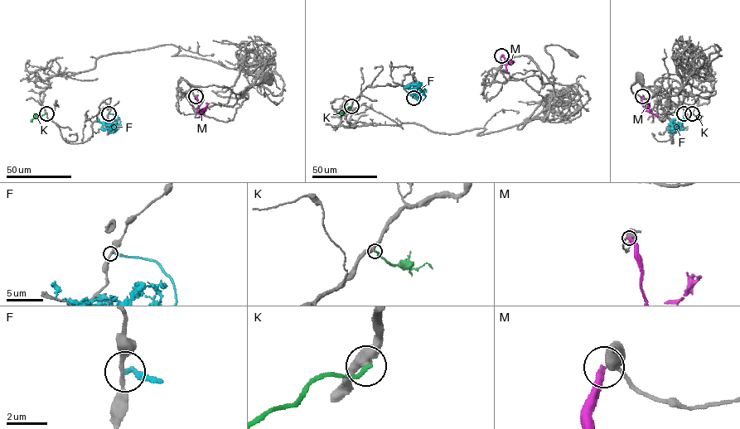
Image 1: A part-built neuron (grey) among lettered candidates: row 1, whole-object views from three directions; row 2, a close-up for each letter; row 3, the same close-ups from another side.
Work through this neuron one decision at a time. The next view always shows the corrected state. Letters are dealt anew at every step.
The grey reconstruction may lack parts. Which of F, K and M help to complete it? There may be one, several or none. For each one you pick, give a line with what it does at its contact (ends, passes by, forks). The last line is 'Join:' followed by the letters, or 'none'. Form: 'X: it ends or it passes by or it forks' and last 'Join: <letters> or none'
Join: none

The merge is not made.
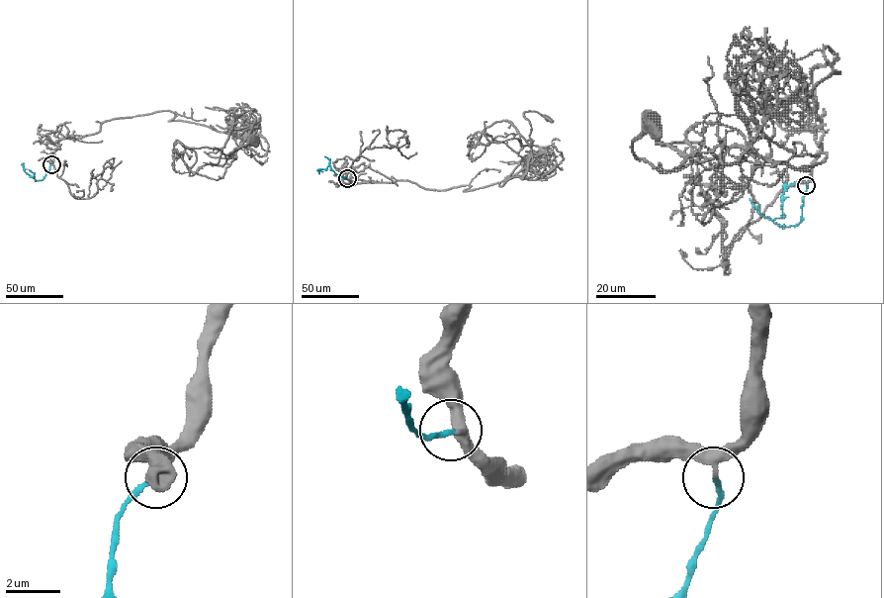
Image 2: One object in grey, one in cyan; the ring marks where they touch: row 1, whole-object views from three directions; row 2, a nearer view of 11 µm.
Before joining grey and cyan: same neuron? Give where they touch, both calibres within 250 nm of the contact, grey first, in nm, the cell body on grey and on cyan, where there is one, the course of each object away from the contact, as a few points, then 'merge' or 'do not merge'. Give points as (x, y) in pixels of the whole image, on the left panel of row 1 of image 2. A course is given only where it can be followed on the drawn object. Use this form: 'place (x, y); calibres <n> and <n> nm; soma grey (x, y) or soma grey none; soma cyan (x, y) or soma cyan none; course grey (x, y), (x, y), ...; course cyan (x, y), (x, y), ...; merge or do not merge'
place (51, 164); calibres 240 and 180 nm; soma grey (253, 140); soma cyan none; course grey (51, 164), (60, 140), (163, 111), (174, 114), (168, 121), (239, 128), (235, 159), (228, 154), (252, 140); course cyan (51, 164), (44, 177), (36, 180), (25, 170), (24, 163); merge

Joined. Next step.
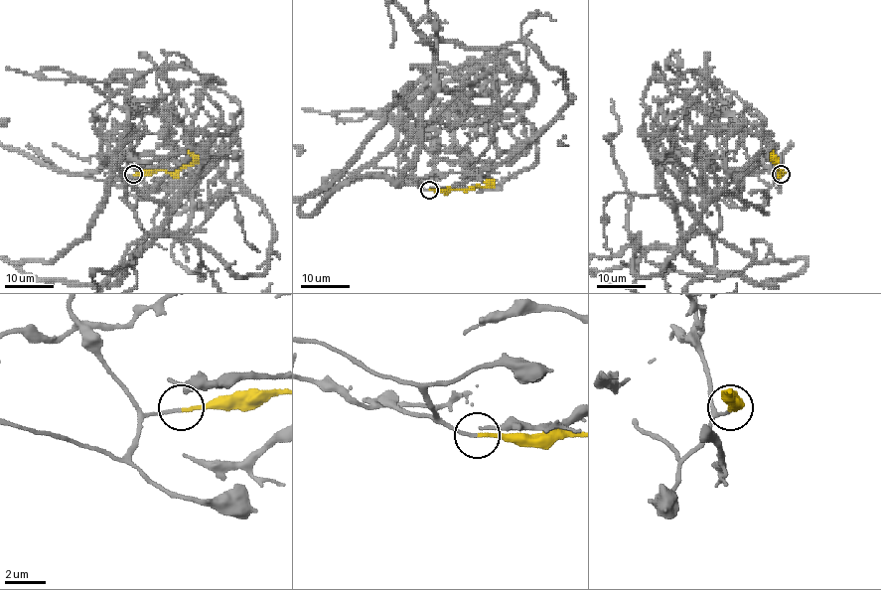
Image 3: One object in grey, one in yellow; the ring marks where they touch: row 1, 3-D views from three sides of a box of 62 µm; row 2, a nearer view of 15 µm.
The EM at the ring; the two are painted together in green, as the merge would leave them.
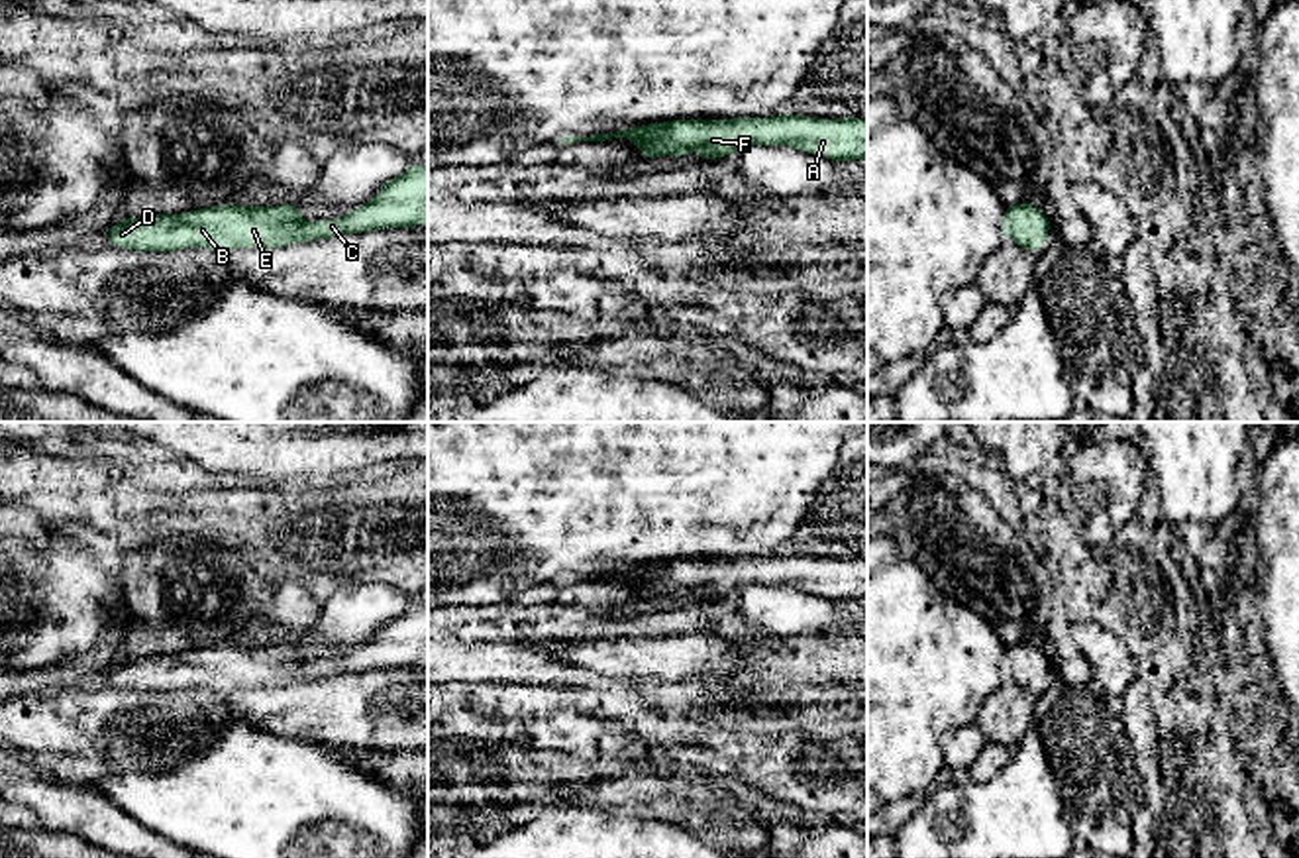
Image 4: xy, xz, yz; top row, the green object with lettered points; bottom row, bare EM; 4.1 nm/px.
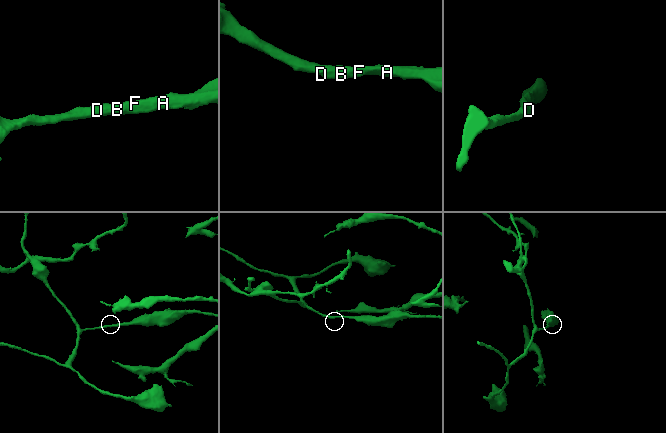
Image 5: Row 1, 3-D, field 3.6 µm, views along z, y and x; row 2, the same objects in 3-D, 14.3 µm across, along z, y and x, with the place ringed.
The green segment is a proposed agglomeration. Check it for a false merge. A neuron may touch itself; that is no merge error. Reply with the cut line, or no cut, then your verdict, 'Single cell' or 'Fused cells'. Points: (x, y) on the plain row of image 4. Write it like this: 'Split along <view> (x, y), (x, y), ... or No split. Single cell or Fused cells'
No split. Single cell

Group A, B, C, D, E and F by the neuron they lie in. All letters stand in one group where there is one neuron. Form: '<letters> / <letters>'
A B C D E F

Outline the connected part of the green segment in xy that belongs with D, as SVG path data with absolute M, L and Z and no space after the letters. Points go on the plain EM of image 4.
M416 603L408 605L404 613L381 626L367 644L341 658L304 664L298 654L298 642L257 648L226 644L181 654L153 654L145 658L126 658L120 654L120 662L108 670L108 679L114 687L131 687L135 691L210 687L230 693L237 687L285 687L298 681L314 681L341 673L361 673L383 668L418 668L426 666L428 656L428 607Z

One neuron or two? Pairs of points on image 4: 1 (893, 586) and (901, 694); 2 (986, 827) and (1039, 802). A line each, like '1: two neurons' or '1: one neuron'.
1: one neuron
2: one neuron

